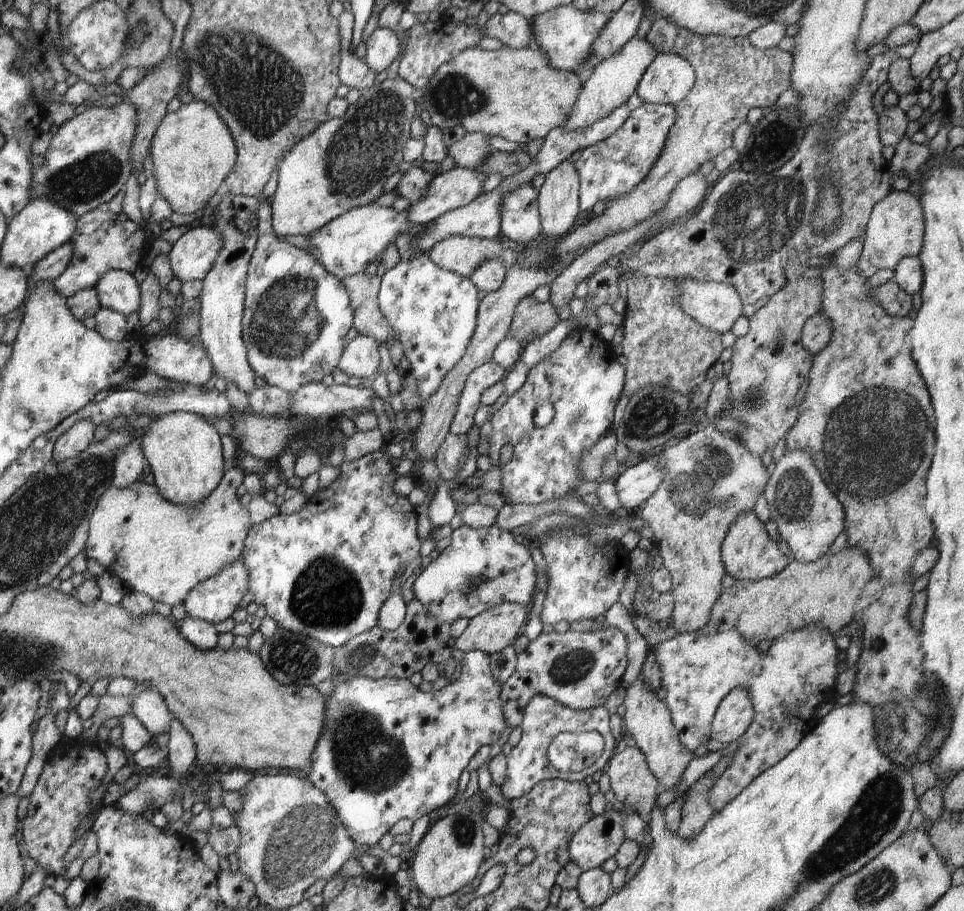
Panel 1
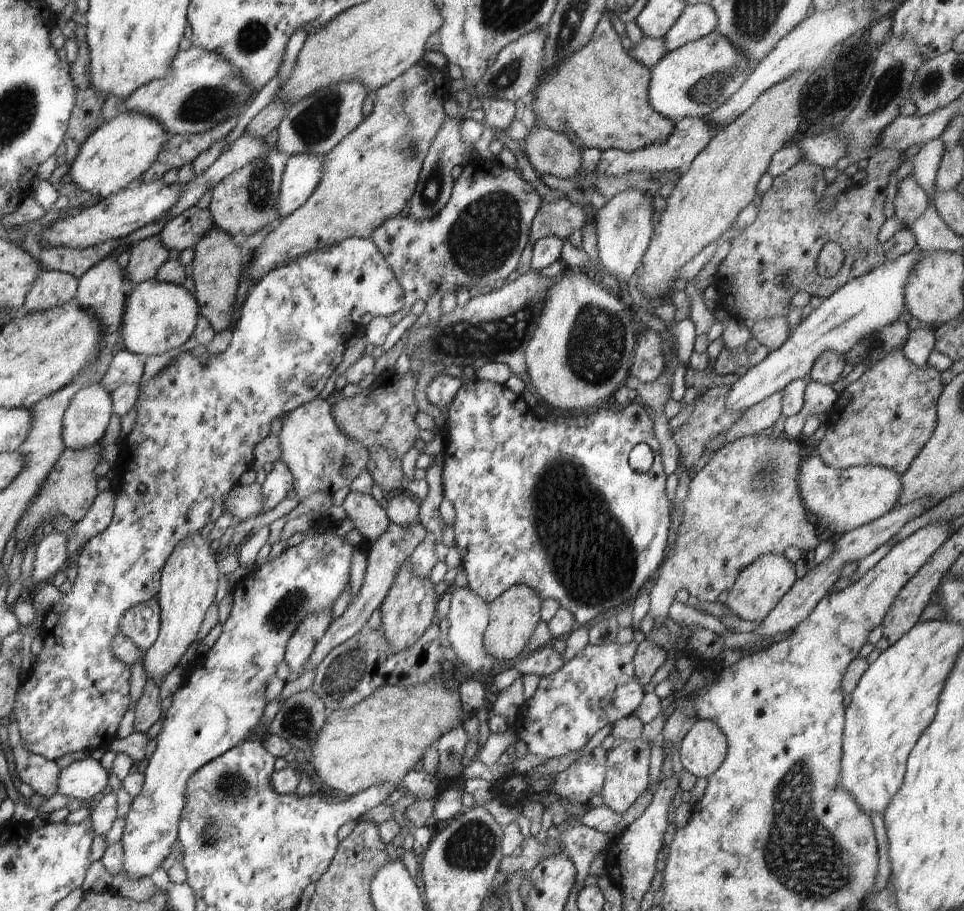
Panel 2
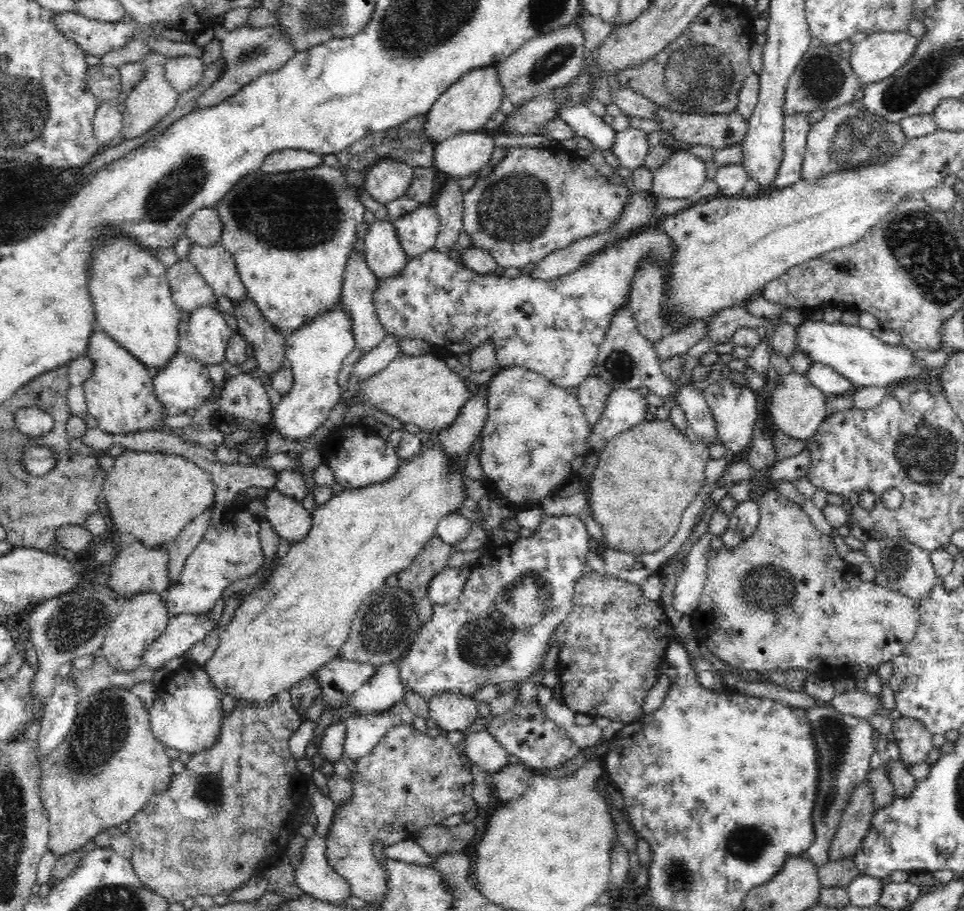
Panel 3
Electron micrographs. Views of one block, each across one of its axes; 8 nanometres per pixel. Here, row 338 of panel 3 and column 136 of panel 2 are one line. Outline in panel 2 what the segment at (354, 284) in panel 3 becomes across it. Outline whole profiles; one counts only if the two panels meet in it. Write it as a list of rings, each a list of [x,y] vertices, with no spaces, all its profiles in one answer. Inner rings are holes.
[[[119,351],[99,384],[110,393],[120,388],[122,384],[141,385],[144,368],[145,364],[139,355],[129,351]]]

